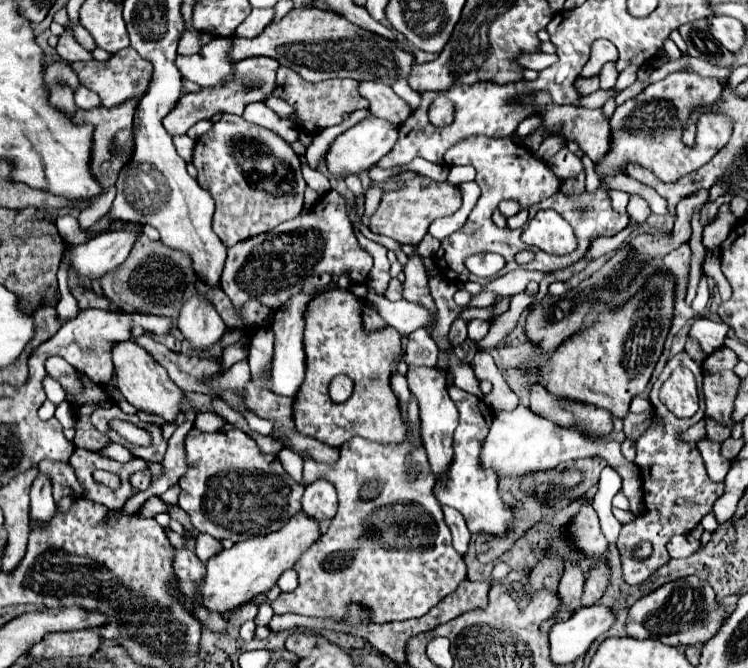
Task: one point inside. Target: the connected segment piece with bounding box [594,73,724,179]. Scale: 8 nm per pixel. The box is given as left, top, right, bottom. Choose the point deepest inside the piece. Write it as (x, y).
(647, 130)

